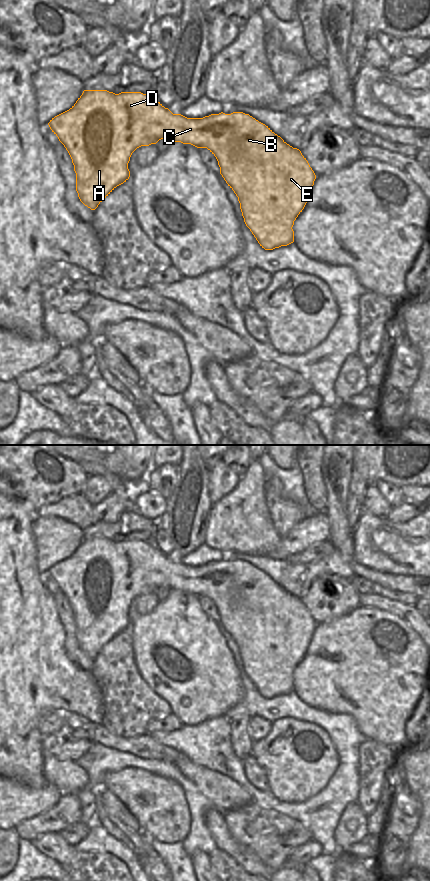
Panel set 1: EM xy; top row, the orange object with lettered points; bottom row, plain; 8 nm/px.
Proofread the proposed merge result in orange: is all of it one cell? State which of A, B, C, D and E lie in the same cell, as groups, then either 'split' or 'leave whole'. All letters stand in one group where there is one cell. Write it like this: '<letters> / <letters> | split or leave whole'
A B C D E | leave whole

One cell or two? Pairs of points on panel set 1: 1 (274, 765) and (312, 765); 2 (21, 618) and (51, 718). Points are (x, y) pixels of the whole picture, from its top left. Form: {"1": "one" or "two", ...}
{"1": "one", "2": "two"}

